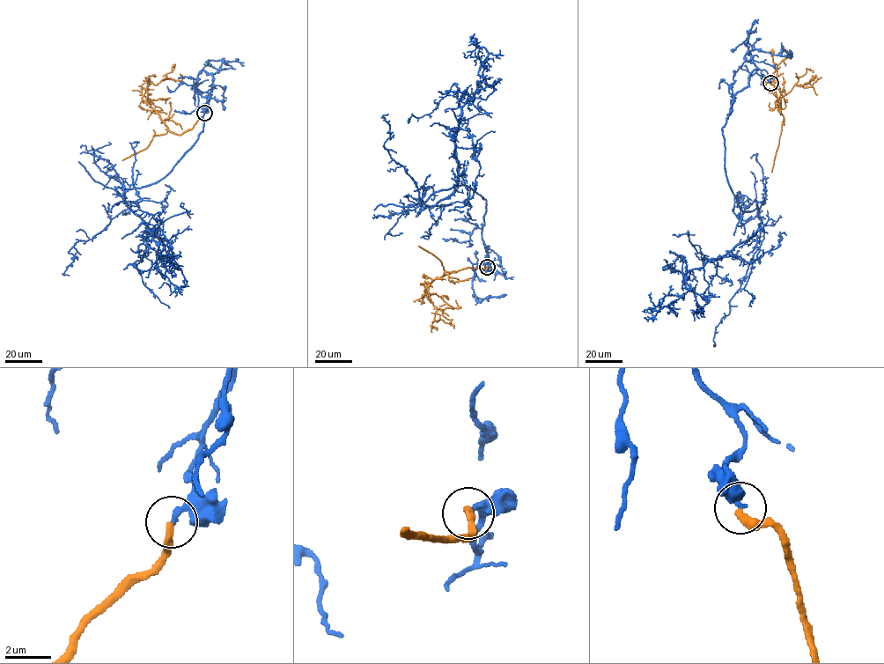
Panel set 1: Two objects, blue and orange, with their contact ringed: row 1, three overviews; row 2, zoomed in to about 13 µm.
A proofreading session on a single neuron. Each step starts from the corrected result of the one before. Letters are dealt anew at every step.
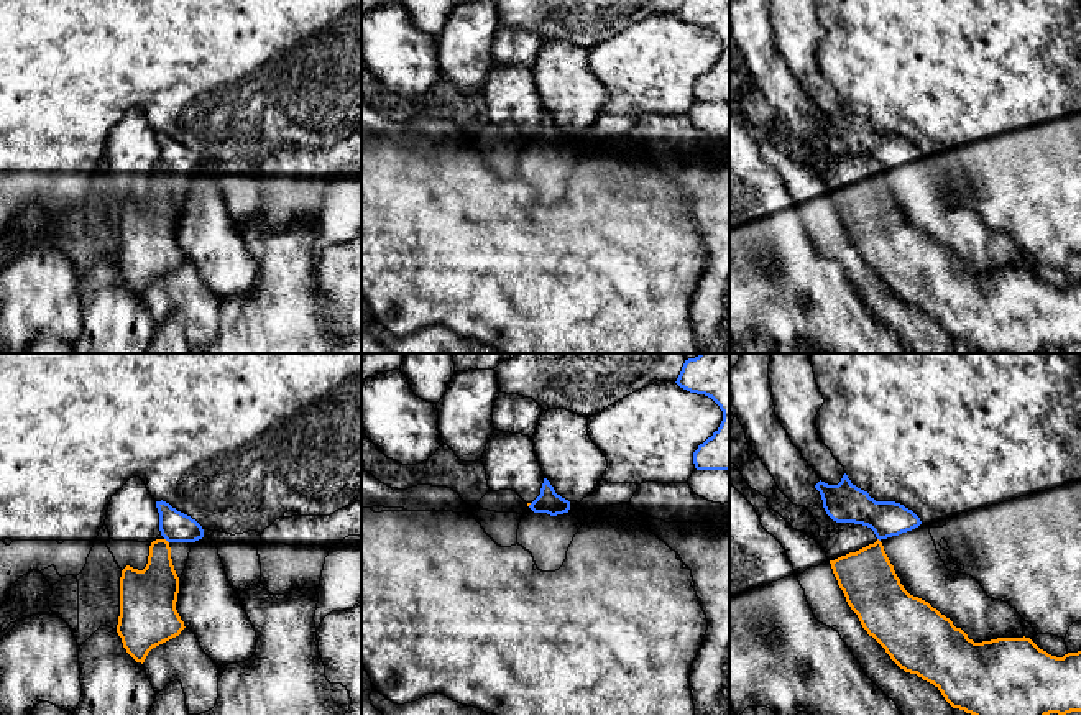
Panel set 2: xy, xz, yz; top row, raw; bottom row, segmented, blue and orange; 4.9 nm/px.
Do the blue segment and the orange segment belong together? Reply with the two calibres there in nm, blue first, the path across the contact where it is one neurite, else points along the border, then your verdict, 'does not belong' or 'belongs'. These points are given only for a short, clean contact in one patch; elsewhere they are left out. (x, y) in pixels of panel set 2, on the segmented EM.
calibres 150 and 220 nm; border xy (165, 538), (168, 543); does not belong

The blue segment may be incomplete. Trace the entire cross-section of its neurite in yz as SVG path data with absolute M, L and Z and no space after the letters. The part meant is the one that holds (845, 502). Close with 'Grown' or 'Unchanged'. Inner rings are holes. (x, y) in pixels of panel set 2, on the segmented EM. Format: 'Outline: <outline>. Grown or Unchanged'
Outline: M844 473L838 485L818 482L826 514L836 523L867 526L882 542L904 588L936 608L974 643L1024 638L1022 616L1009 603L987 597L981 584L951 572L941 560L930 526L895 501L876 501Z. Grown

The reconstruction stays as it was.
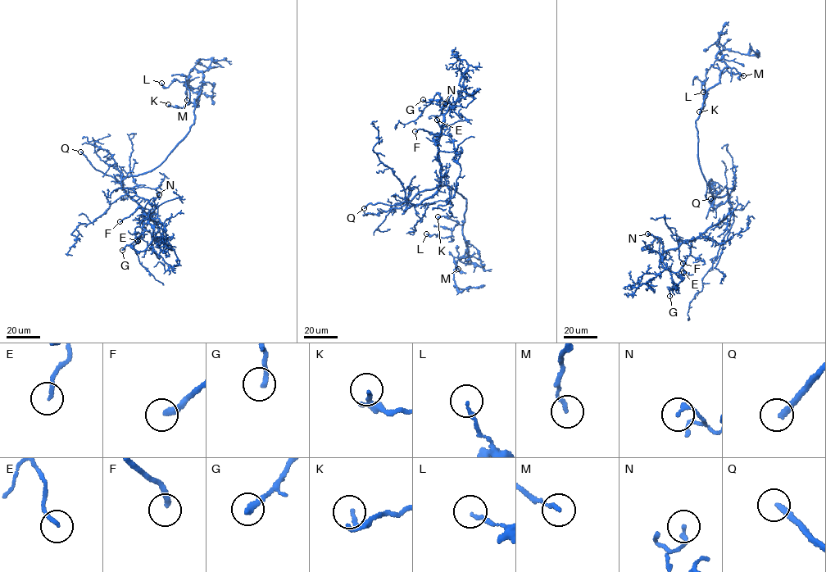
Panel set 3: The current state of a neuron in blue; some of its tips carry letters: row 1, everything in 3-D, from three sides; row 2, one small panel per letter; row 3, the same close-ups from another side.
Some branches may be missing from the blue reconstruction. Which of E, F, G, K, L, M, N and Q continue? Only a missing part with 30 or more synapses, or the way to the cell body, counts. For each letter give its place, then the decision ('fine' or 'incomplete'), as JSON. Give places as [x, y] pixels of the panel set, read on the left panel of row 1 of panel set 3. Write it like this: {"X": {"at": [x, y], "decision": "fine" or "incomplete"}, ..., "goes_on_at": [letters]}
{"E": {"at": [138, 241], "decision": "fine"}, "F": {"at": [120, 221], "decision": "incomplete"}, "G": {"at": [122, 250], "decision": "fine"}, "K": {"at": [168, 104], "decision": "fine"}, "L": {"at": [161, 83], "decision": "fine"}, "M": {"at": [187, 100], "decision": "fine"}, "N": {"at": [159, 194], "decision": "fine"}, "Q": {"at": [80, 152], "decision": "fine"}, "goes_on_at": ["F"]}

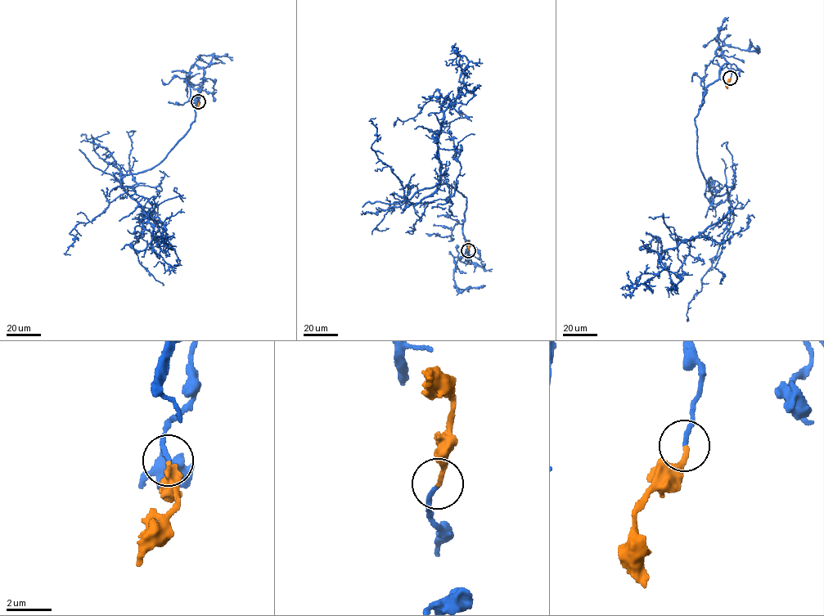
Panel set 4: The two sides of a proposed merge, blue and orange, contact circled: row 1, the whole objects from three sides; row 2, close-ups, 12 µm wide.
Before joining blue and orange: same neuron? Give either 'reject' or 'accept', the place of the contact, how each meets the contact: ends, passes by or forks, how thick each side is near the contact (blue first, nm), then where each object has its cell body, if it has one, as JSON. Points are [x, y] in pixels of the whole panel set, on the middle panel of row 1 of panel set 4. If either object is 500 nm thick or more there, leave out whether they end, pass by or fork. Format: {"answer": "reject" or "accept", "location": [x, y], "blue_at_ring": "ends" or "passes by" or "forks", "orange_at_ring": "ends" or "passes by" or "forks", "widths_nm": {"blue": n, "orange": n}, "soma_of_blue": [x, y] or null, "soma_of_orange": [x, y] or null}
{"answer": "accept", "location": [468, 250], "blue_at_ring": "ends", "orange_at_ring": "ends", "widths_nm": {"blue": 190, "orange": 200}, "soma_of_blue": null, "soma_of_orange": null}

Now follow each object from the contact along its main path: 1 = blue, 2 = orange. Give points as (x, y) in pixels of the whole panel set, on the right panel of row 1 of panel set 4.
1: (731, 78), (726, 63), (695, 123), (699, 166), (730, 213), (664, 257), (640, 249), (662, 245)
2: (731, 78), (727, 83), (727, 88)

